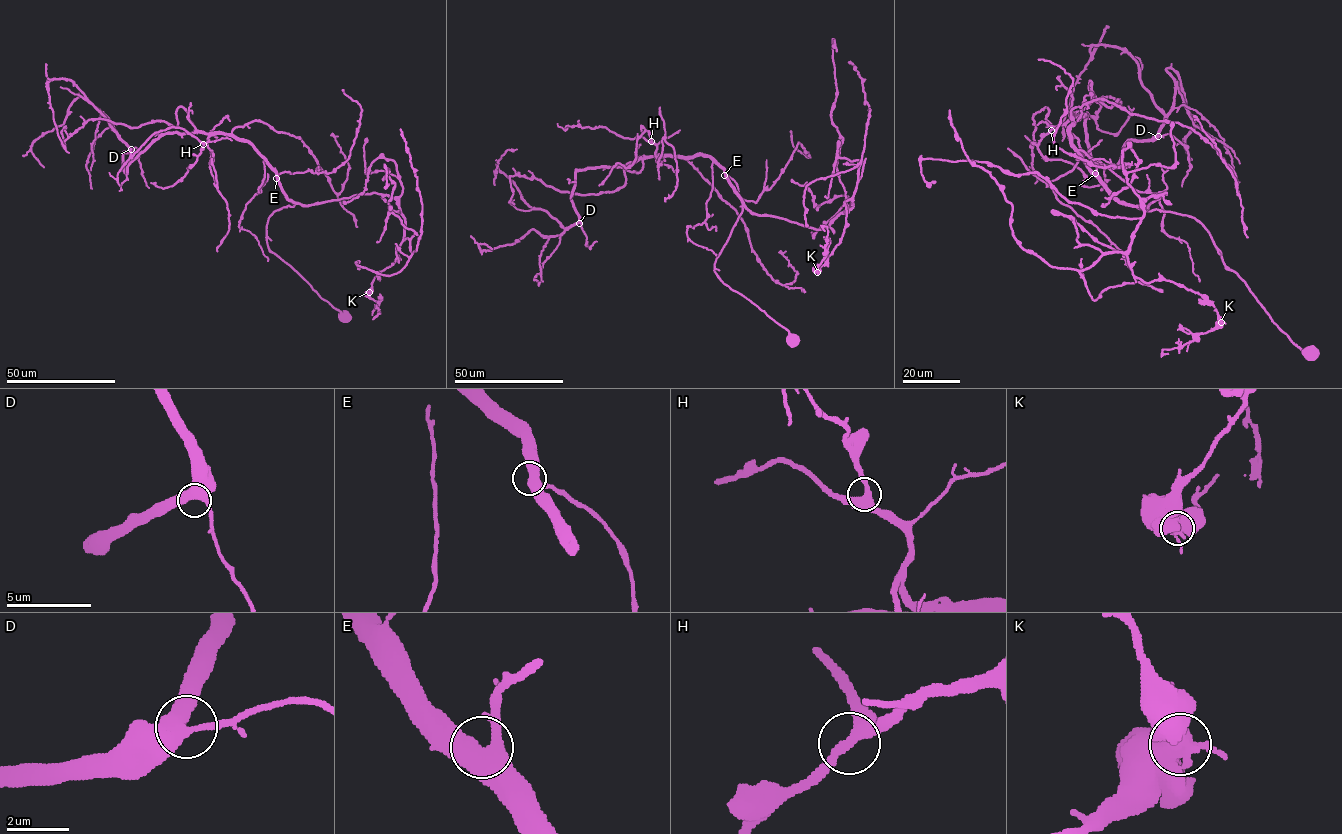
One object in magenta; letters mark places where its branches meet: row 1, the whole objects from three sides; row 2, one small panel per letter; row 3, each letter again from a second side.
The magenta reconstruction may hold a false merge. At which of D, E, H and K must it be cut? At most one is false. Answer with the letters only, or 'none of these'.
none of these

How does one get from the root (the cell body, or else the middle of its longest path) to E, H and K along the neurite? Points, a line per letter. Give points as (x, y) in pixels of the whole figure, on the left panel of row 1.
E: (343, 315), (347, 313), (342, 314), (323, 299), (268, 248), (268, 219), (275, 210), (294, 205), (276, 178)
H: (343, 315), (268, 248), (268, 219), (294, 205), (269, 163), (231, 136), (212, 134), (203, 144)
K: (343, 315), (268, 248), (275, 210), (397, 197), (398, 262), (369, 292)

